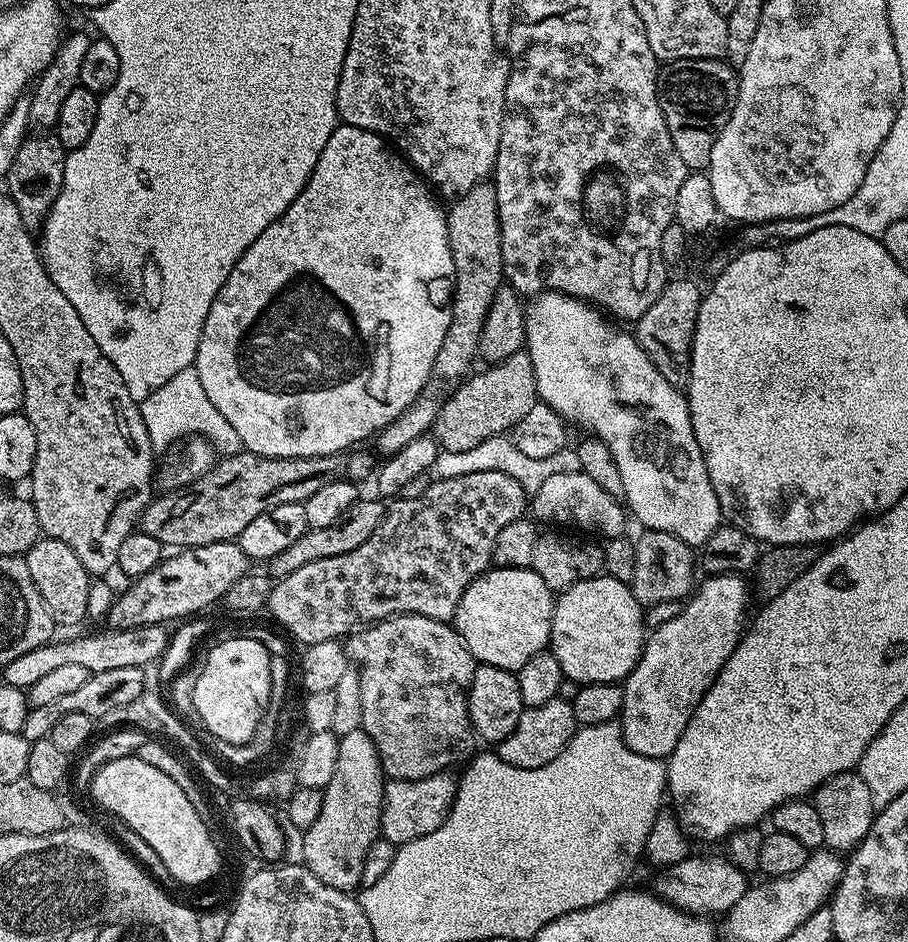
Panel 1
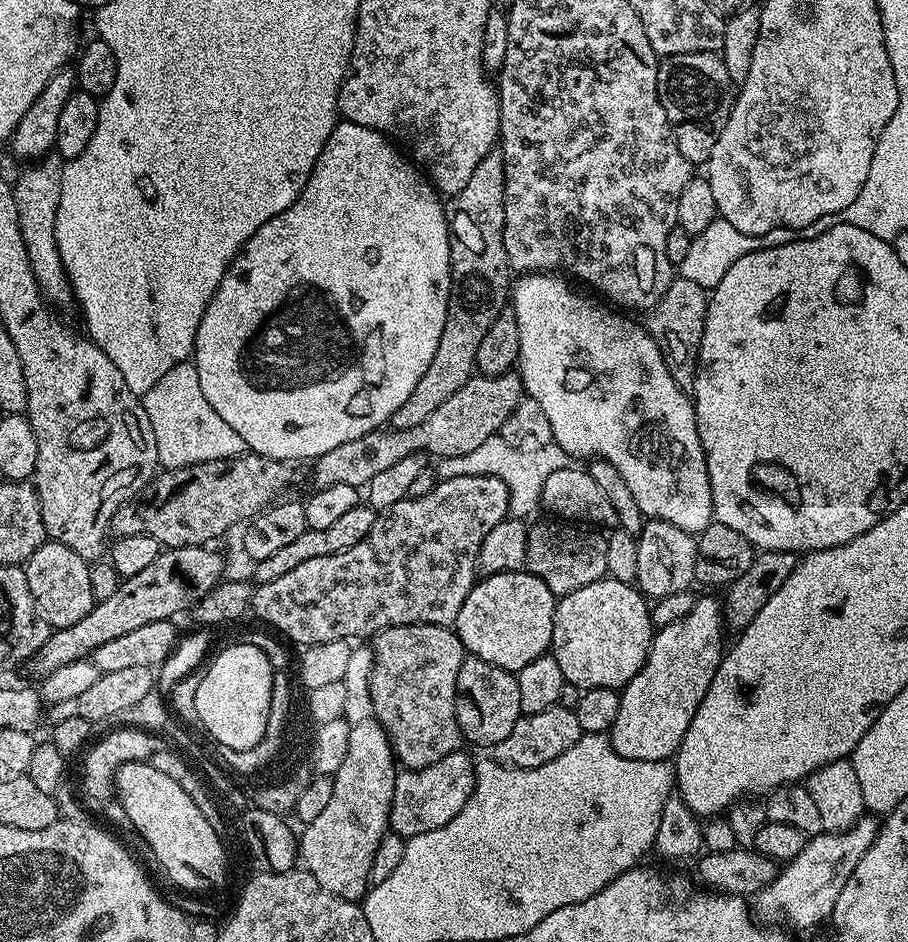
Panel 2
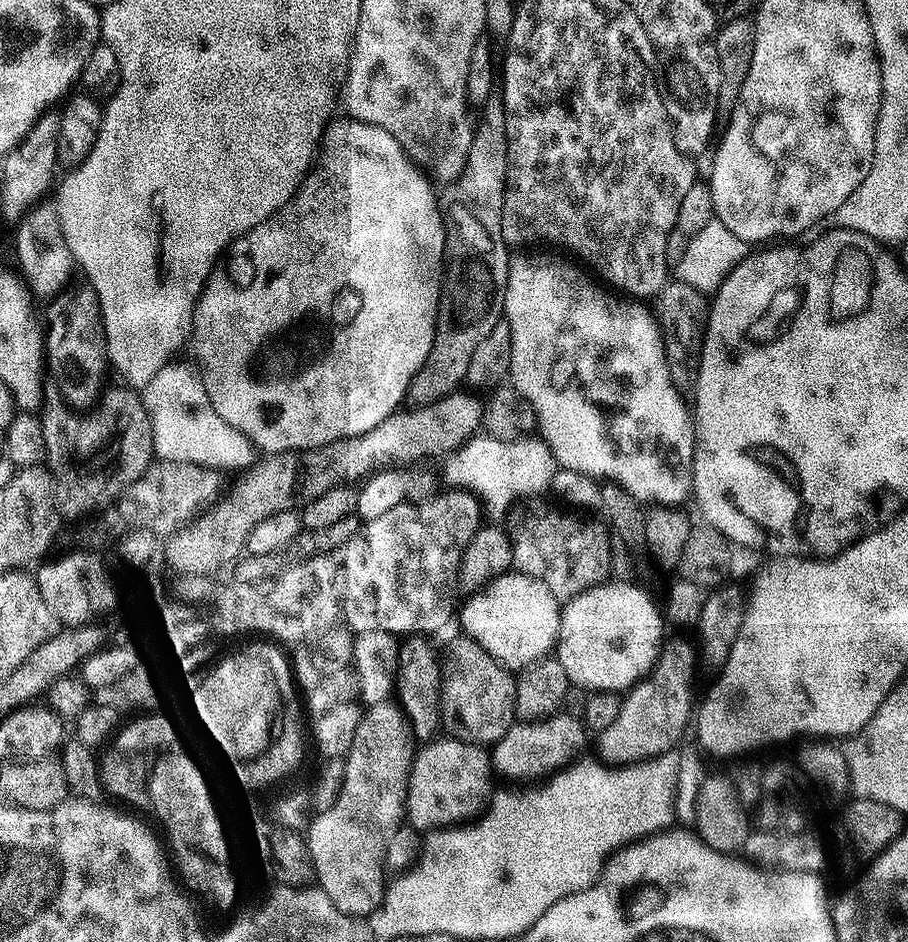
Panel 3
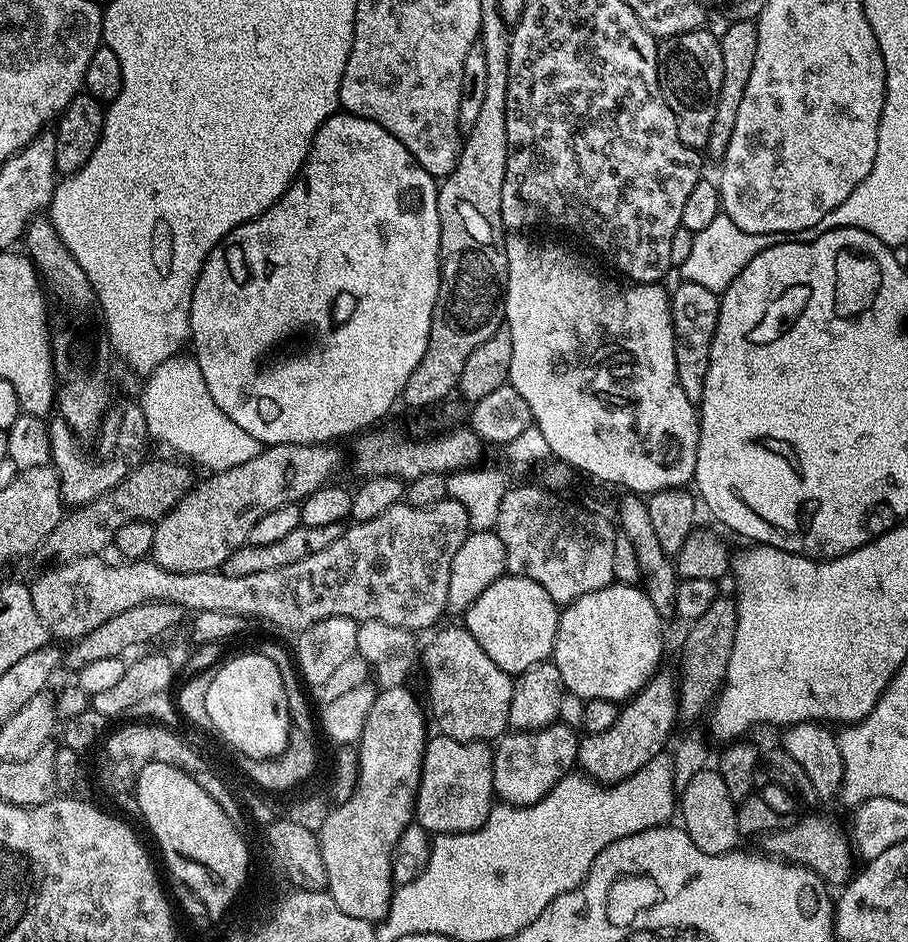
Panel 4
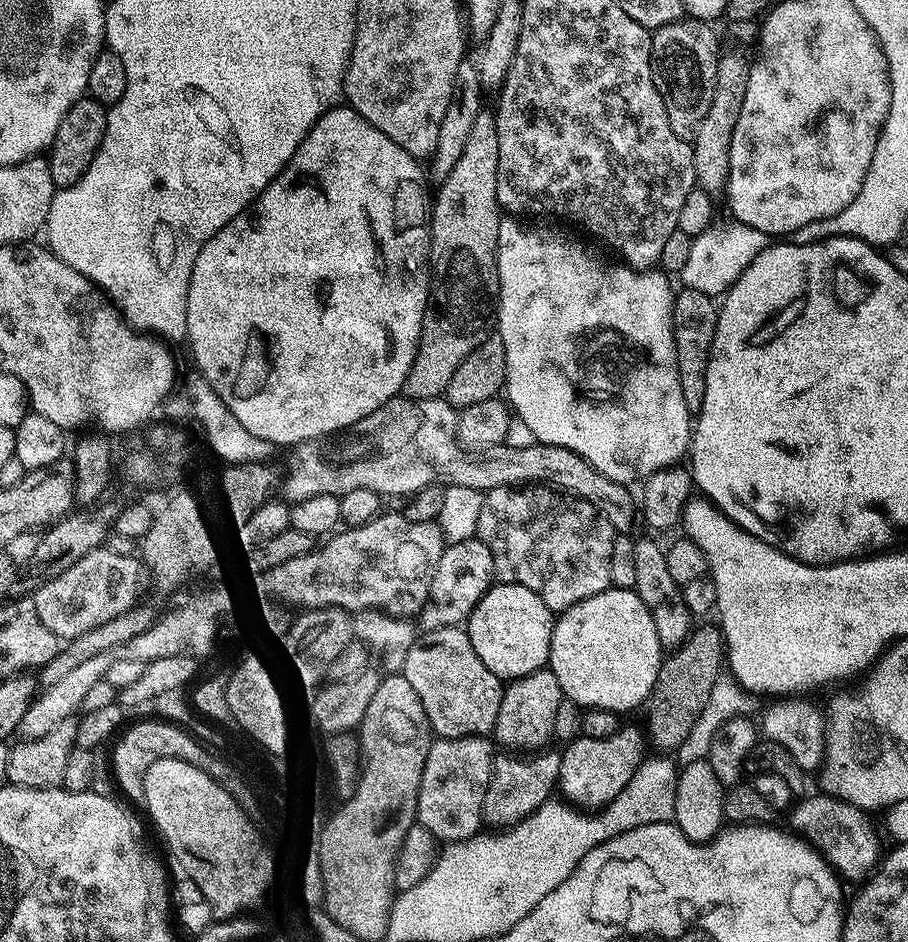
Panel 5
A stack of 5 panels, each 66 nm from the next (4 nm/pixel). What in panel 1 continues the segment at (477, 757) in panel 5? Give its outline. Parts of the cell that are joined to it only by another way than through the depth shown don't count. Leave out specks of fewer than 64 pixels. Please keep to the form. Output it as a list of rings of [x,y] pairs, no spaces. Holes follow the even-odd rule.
[[[451,771],[439,772],[421,780],[388,780],[380,811],[381,837],[399,846],[438,830],[452,808],[457,783],[457,777]]]

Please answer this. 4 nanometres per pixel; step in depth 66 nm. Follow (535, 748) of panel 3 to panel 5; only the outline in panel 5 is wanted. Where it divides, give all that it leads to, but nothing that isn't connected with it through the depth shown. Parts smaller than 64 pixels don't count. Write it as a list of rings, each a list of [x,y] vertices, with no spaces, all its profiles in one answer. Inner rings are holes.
[[[536,750],[531,754],[497,755],[492,761],[492,777],[484,799],[484,818],[492,826],[511,826],[547,804],[560,782],[561,753]]]

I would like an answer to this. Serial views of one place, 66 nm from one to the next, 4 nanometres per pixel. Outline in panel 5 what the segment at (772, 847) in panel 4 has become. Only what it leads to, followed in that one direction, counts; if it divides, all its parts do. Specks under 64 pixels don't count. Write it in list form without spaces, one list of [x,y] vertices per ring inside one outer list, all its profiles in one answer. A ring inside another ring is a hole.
[[[827,794],[810,795],[795,806],[797,808],[793,810],[787,827],[797,837],[811,844],[841,881],[867,880],[877,867],[878,855],[876,856],[876,836],[872,833],[871,824],[864,817],[867,816],[865,809],[855,808],[853,804],[848,804],[837,796]]]

